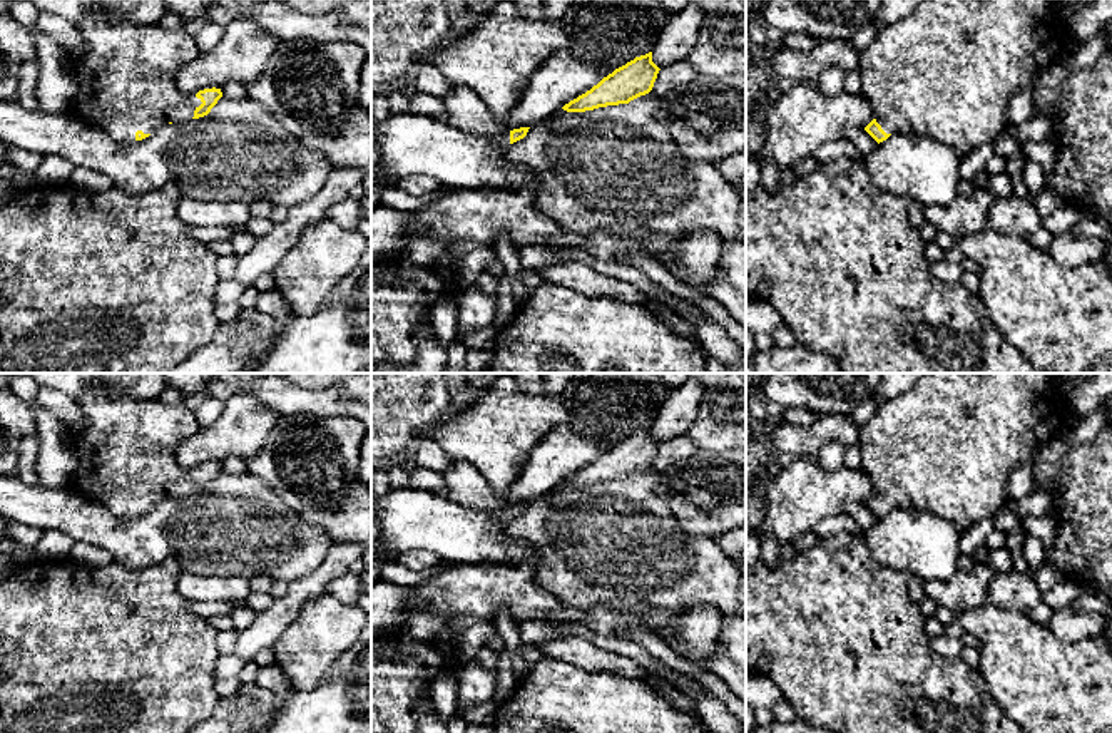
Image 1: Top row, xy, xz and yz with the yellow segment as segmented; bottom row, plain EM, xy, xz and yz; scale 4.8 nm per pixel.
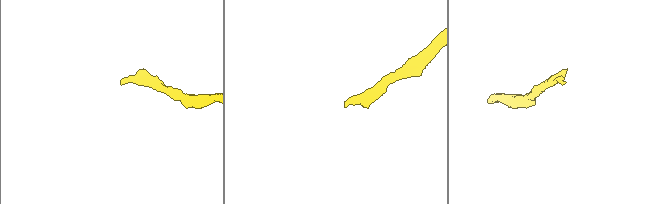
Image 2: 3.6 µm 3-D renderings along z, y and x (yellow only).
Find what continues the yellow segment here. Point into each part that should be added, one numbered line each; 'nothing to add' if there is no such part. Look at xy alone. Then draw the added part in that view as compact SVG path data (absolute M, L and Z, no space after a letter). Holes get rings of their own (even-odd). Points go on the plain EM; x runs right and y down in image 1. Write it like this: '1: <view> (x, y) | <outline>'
1: xy (126, 452) | M90 385L74 398L80 407L85 425L69 432L77 467L70 487L82 495L99 500L114 515L132 519L135 507L152 509L162 500L192 495L202 479L196 469L177 464L179 445L199 428L196 410L179 405L164 405L157 398L130 398L119 387Z

